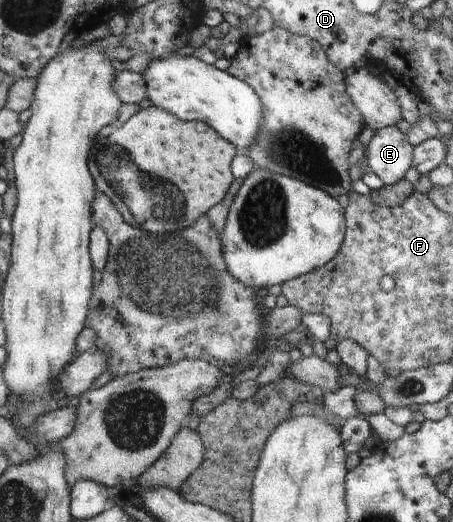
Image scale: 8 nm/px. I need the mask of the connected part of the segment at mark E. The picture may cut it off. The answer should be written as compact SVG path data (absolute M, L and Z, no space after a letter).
M386 127L375 131L369 145L366 155L368 159L367 166L385 185L390 185L404 179L404 174L412 166L413 146L406 140L406 135L398 127Z

